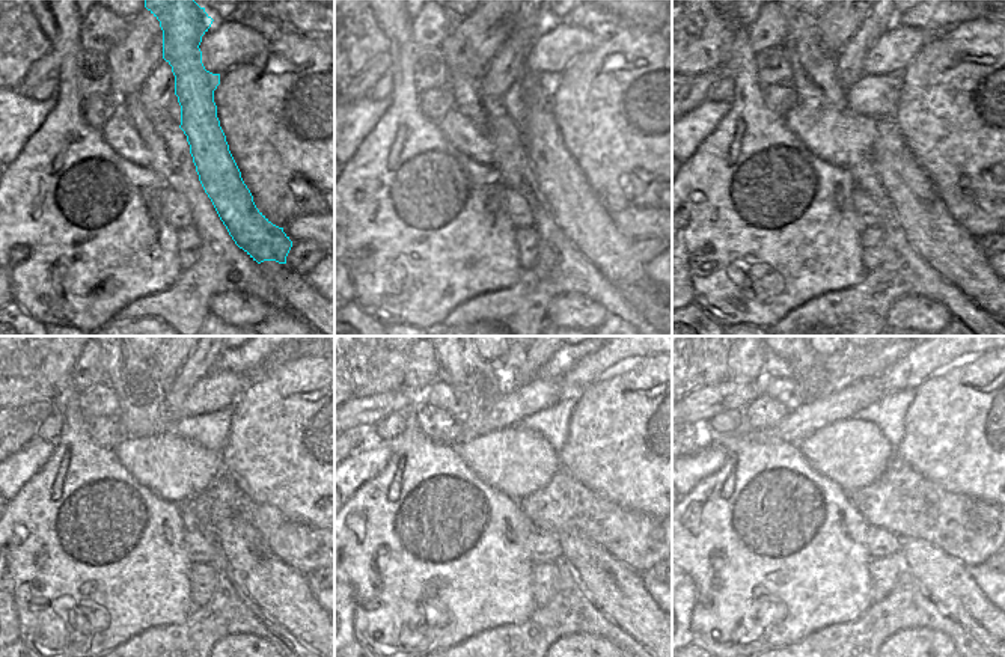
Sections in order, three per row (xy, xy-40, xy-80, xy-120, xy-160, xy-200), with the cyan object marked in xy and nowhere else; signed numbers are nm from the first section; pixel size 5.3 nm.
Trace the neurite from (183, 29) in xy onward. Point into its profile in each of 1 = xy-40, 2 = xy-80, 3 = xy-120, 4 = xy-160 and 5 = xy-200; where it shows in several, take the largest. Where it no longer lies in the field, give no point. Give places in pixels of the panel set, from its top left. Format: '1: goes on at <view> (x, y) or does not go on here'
1: goes on at xy-40 (580, 214)
2: goes on at xy-80 (934, 235)
3: goes on at xy-120 (282, 594)
4: goes on at xy-160 (618, 591)
5: goes on at xy-200 (945, 580)

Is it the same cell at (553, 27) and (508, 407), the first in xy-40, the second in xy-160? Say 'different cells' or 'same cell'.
same cell

